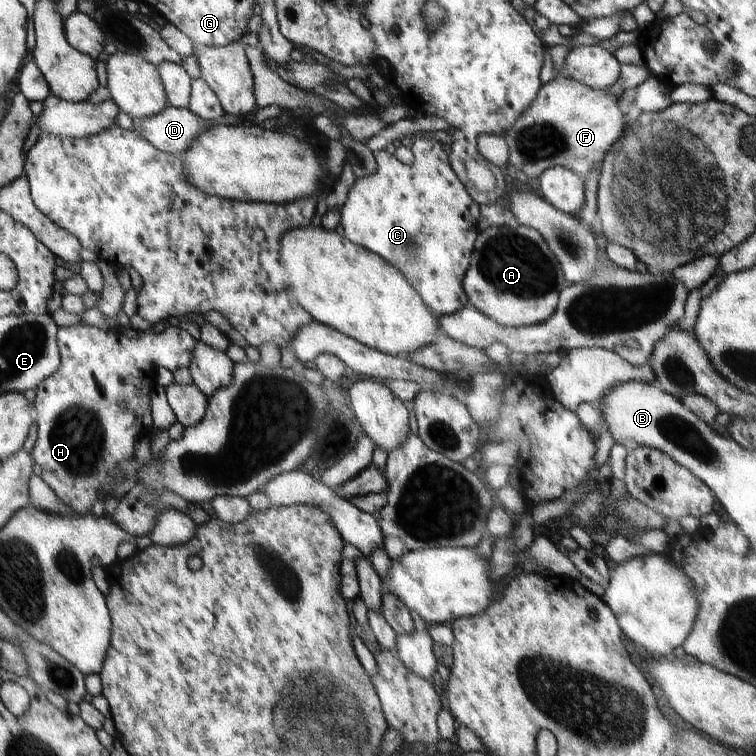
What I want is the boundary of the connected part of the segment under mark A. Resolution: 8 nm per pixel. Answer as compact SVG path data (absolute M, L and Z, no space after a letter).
M520 224L514 228L499 226L481 231L462 281L469 304L505 327L546 322L555 313L561 290L566 287L561 264L542 235Z

